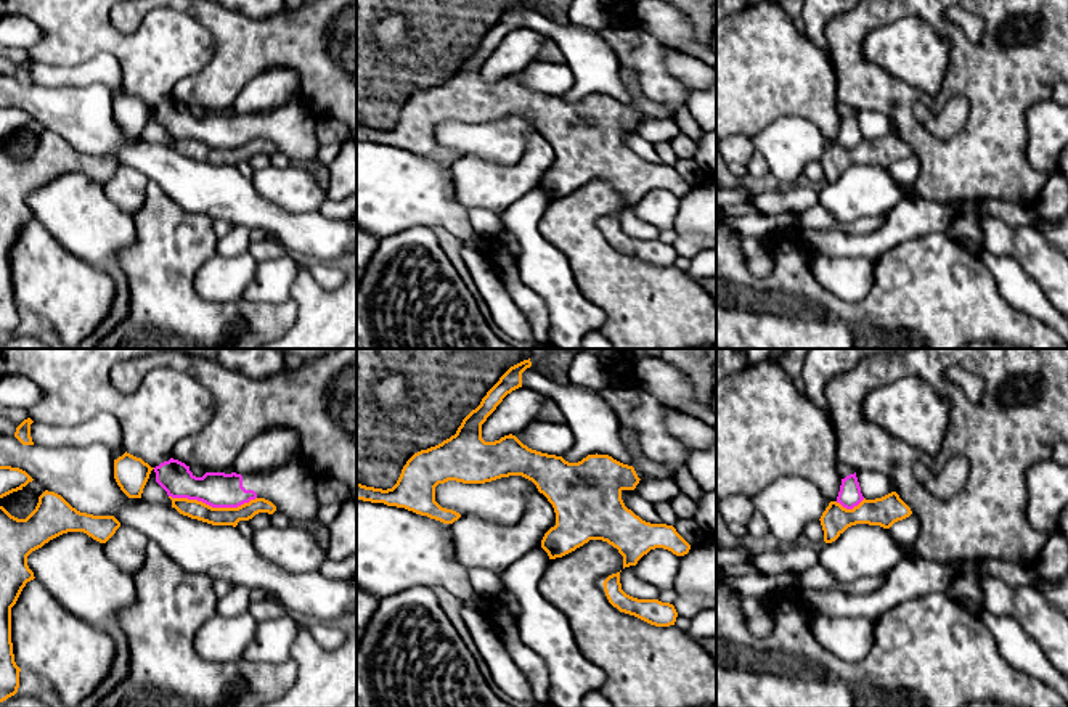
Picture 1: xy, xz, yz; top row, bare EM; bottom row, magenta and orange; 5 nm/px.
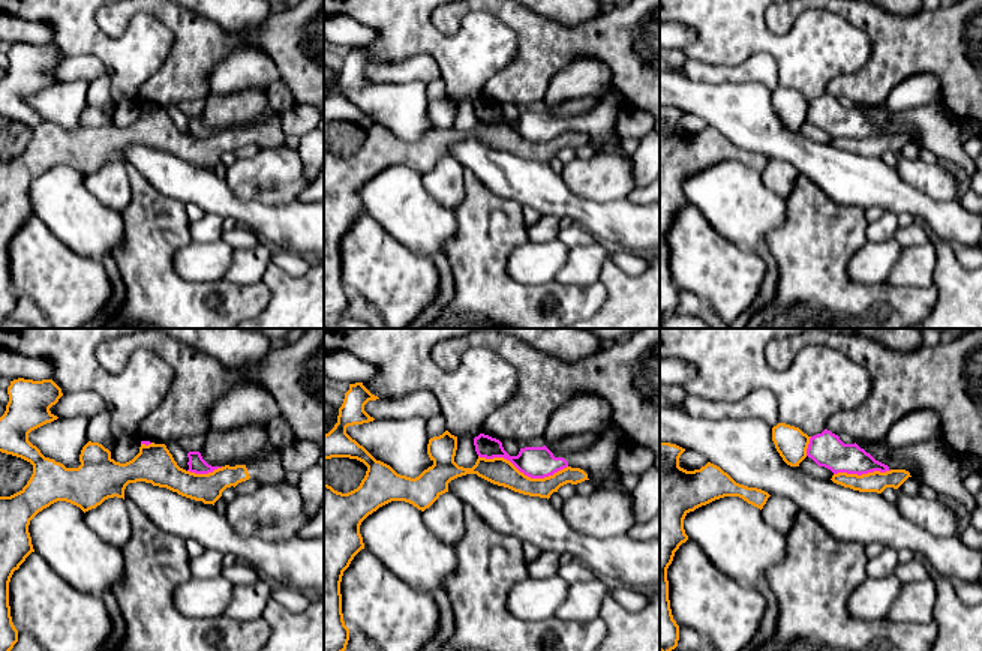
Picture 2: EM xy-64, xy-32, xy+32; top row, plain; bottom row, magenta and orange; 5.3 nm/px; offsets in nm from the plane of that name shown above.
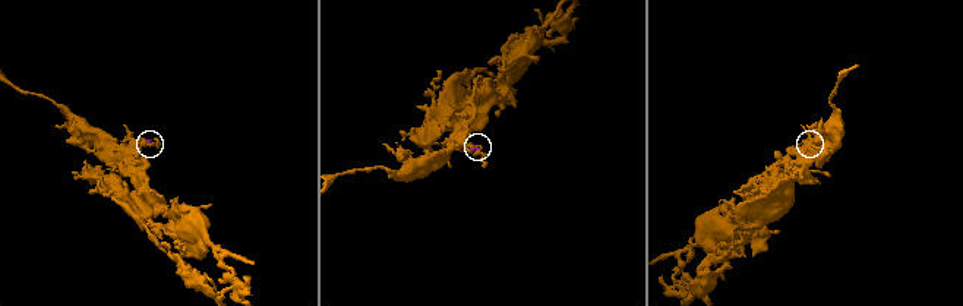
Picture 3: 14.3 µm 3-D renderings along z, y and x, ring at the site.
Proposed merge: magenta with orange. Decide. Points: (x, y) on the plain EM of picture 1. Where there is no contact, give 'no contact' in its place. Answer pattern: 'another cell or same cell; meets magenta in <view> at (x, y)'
another cell; meets magenta in xy at (212, 147)

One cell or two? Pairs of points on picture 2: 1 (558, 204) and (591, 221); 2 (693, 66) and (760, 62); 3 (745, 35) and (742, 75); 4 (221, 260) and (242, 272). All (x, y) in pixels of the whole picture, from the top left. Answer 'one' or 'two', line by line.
1: one
2: one
3: two
4: two

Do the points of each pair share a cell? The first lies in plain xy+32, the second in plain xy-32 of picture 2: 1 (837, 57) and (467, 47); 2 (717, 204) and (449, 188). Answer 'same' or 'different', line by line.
1: same
2: different

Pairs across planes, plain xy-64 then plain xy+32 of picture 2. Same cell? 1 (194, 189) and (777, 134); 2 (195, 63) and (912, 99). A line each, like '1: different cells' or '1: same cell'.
1: same cell
2: different cells

